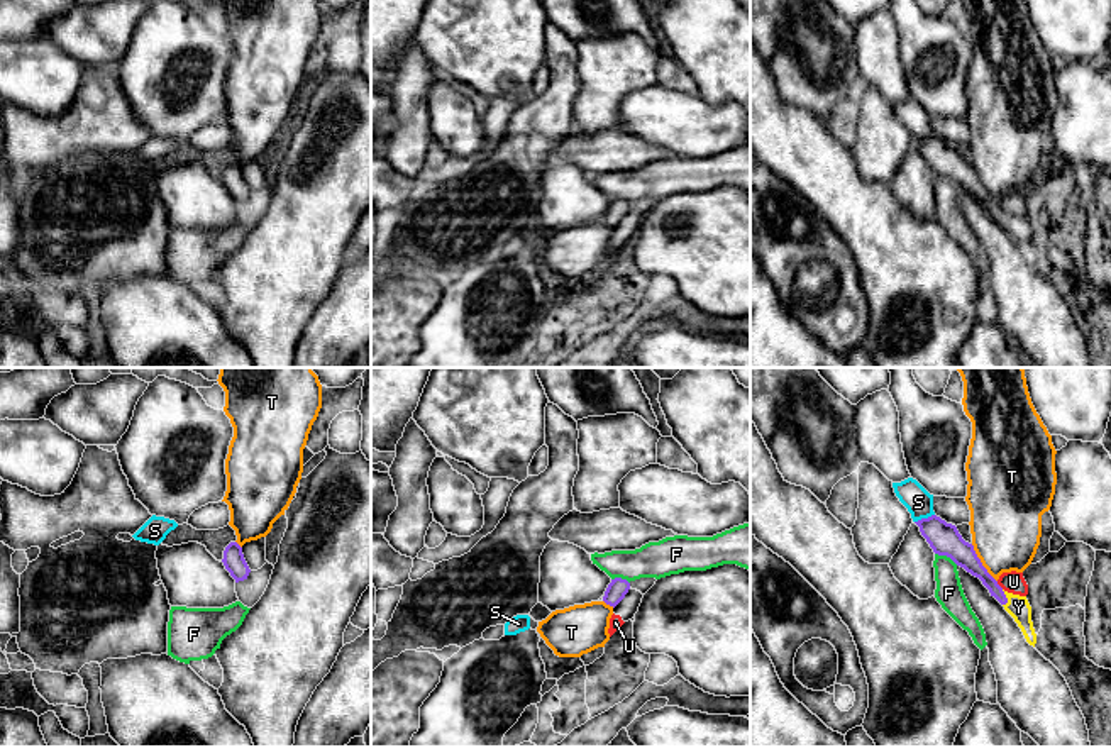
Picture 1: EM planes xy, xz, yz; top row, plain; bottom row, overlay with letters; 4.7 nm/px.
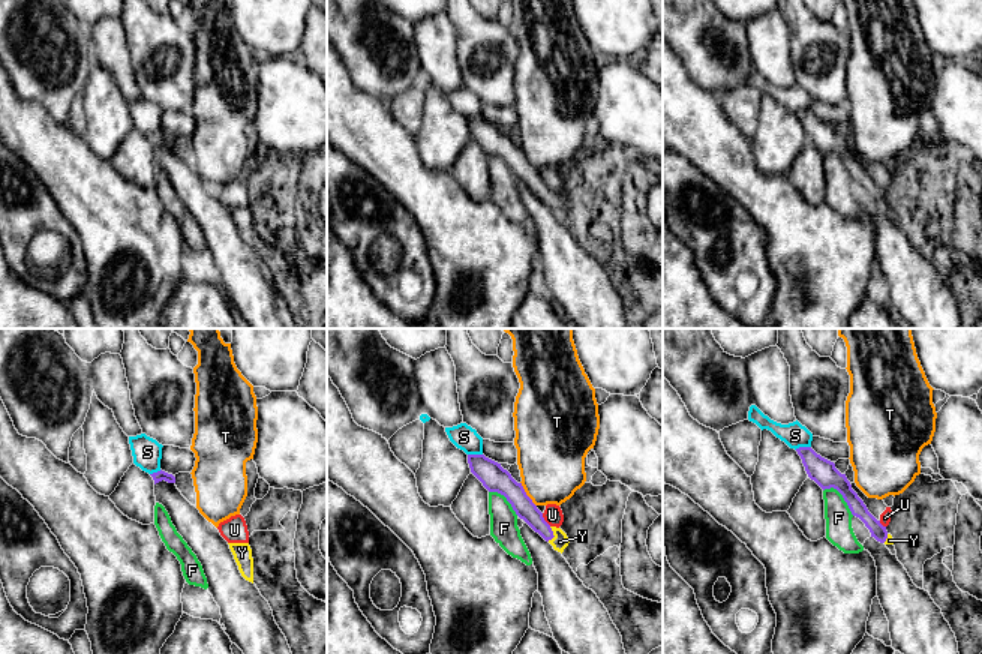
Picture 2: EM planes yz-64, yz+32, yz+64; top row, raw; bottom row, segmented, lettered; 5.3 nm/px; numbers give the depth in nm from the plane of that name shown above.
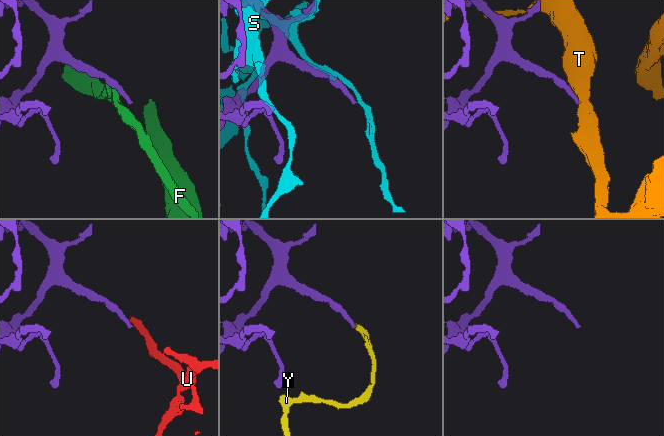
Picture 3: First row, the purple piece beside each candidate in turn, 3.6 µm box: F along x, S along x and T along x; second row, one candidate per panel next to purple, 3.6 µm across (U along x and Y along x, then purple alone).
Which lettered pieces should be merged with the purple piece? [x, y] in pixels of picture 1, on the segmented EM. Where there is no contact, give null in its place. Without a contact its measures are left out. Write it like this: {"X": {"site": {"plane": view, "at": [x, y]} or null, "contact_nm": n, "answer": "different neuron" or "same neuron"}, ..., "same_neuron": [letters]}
{"F": {"site": {"plane": "yz", "at": [947, 556]}, "contact_nm": 130, "answer": "different neuron"}, "S": {"site": {"plane": "yz", "at": [923, 519]}, "contact_nm": 100, "answer": "different neuron"}, "T": {"site": {"plane": "yz", "at": [981, 563]}, "contact_nm": 220, "answer": "different neuron"}, "U": {"site": {"plane": "yz", "at": [998, 585]}, "contact_nm": 50, "answer": "different neuron"}, "Y": {"site": {"plane": "yz", "at": [1006, 598]}, "contact_nm": 80, "answer": "different neuron"}, "same_neuron": []}

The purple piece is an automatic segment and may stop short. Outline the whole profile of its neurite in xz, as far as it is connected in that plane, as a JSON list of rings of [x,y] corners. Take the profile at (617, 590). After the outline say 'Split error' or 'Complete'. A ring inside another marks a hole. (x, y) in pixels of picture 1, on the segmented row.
[[[615,578],[608,584],[603,601],[615,608],[625,598],[628,589],[630,589],[630,583],[627,579]]]. Complete

